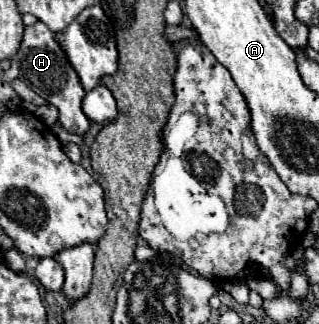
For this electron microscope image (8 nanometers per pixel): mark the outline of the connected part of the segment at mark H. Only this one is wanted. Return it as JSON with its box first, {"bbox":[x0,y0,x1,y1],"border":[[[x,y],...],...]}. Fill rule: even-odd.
{"bbox":[17,21,91,133],"border":[[[35,21],[33,25],[25,27],[25,35],[21,41],[21,47],[17,51],[17,59],[21,63],[21,73],[19,79],[27,83],[39,97],[43,97],[47,103],[55,105],[59,109],[59,123],[69,131],[69,133],[87,133],[91,127],[91,121],[85,117],[81,111],[81,101],[85,97],[85,91],[79,83],[77,73],[65,59],[61,47],[55,41],[55,35],[47,29],[45,23]]]}

